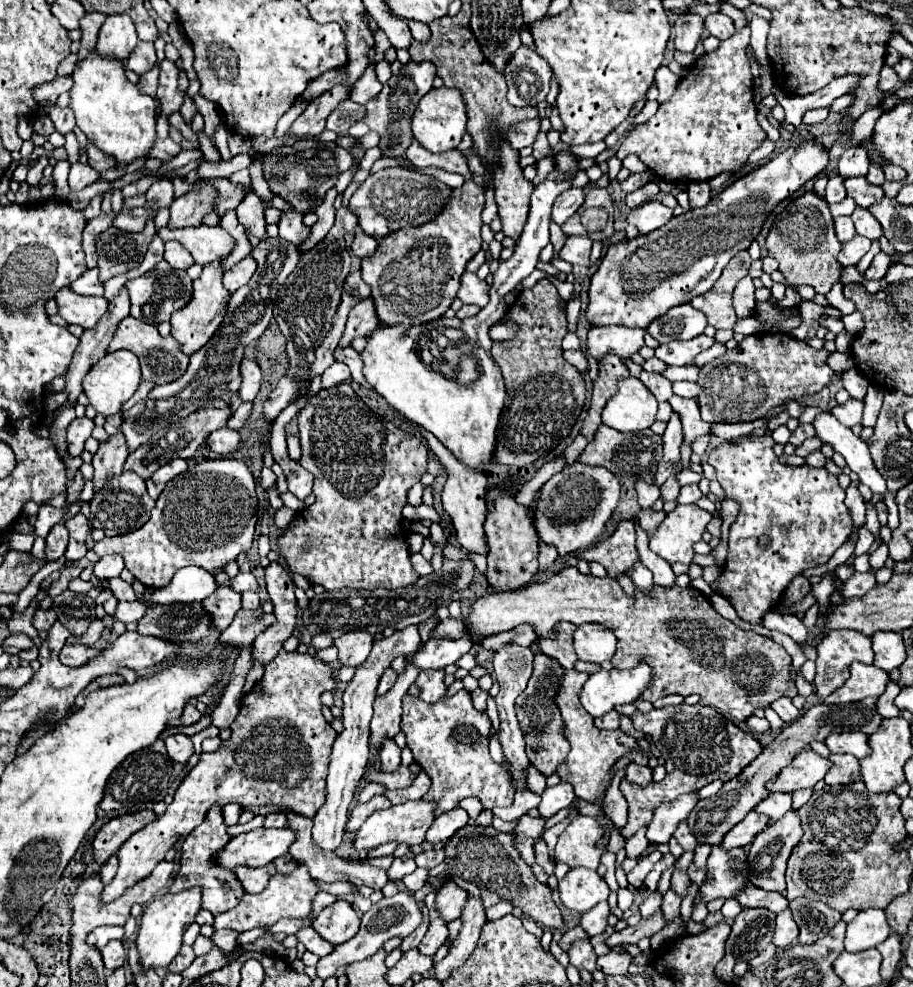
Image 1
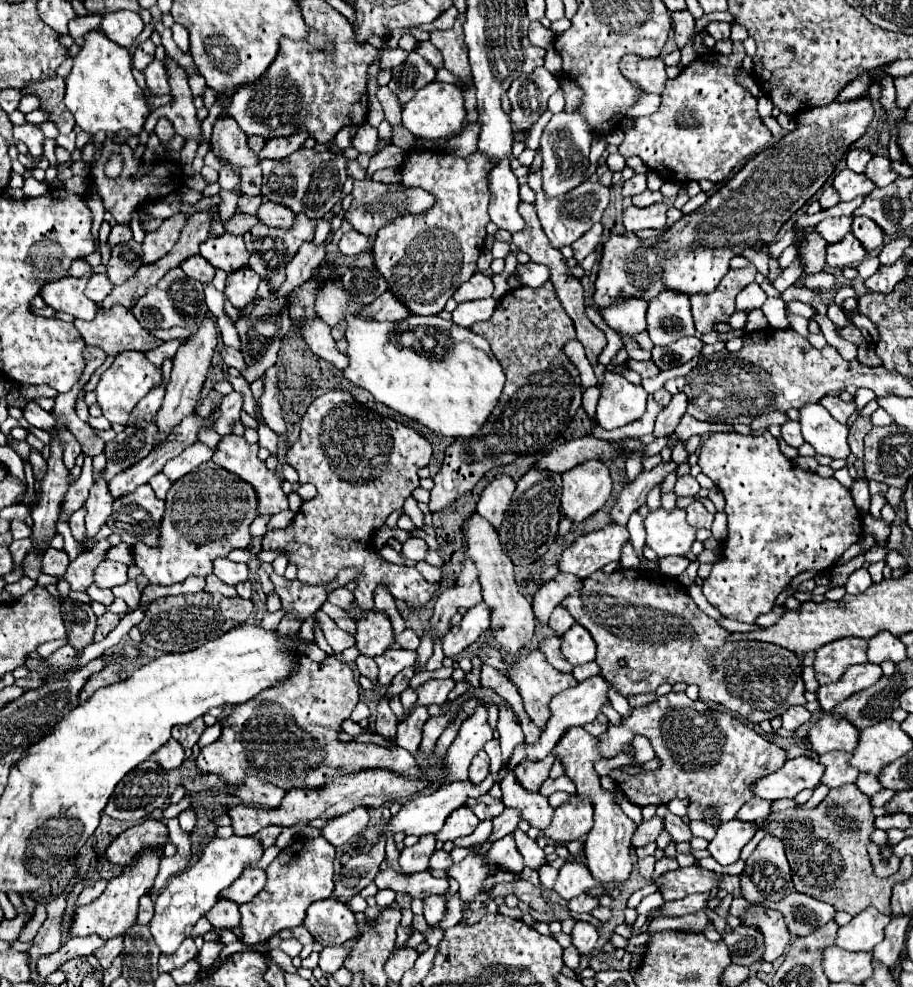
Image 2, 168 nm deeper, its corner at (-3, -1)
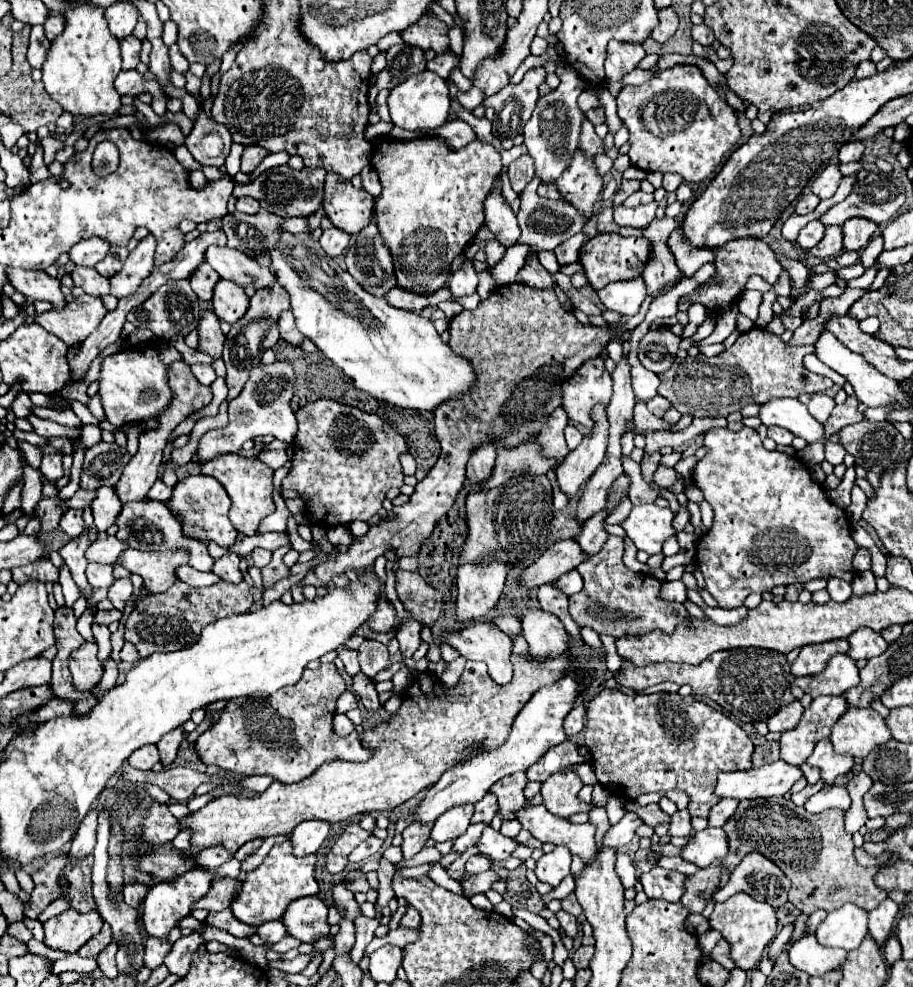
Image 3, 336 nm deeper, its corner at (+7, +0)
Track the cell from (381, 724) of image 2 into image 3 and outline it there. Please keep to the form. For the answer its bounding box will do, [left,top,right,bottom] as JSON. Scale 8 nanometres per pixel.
[351,674,381,710]

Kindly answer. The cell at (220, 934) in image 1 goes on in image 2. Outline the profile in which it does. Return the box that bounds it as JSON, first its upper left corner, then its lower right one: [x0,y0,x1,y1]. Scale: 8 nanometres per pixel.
[195,941,221,967]

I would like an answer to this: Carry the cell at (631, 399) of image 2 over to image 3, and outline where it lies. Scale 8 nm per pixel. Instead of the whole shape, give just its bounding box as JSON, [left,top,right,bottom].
[563,358,611,428]

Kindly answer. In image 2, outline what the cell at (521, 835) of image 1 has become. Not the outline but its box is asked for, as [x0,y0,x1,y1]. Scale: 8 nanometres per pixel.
[487,835,525,873]

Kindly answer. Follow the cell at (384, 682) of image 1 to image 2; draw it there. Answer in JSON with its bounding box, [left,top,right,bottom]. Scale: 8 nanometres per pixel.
[375,649,417,687]

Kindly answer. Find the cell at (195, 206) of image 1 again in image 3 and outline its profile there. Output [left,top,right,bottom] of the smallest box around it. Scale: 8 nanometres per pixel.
[111,234,157,298]

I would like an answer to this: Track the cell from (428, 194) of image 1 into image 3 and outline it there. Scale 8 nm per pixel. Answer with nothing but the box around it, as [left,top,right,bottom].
[323,172,375,234]

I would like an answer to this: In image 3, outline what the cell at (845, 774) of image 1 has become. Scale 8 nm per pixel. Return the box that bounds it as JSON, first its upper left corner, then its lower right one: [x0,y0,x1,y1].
[807,740,853,784]

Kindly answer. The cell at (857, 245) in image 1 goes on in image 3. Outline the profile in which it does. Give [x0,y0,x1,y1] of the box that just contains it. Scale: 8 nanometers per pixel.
[809,226,845,260]

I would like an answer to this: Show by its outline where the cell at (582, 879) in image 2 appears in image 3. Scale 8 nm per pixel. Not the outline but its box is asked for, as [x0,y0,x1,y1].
[535,846,571,888]

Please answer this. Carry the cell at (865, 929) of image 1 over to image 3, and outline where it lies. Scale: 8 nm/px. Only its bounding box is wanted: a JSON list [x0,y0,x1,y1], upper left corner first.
[815,904,869,952]

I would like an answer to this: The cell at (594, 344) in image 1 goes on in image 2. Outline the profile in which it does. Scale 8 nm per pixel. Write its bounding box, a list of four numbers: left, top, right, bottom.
[601,299,647,337]

